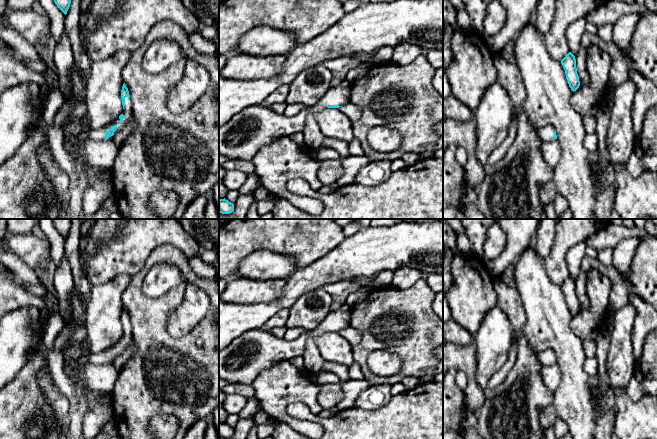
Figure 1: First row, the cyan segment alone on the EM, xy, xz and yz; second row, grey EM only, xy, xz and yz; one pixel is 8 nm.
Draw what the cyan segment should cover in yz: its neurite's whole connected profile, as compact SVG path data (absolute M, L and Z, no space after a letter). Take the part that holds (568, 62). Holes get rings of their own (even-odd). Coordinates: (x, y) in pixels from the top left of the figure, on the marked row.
M569 52L561 60L561 64L565 70L566 79L568 81L569 87L573 92L576 91L580 86L580 81L577 74L575 56L571 52Z

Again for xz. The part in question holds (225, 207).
M225 198L219 200L219 213L230 214L233 211L234 211L234 204L233 203L229 202Z

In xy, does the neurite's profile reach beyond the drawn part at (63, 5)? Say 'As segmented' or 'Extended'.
As segmented

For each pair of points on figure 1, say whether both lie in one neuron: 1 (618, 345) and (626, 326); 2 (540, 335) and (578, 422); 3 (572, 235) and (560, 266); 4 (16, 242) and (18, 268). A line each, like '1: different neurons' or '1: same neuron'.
1: same neuron
2: same neuron
3: same neuron
4: different neurons

